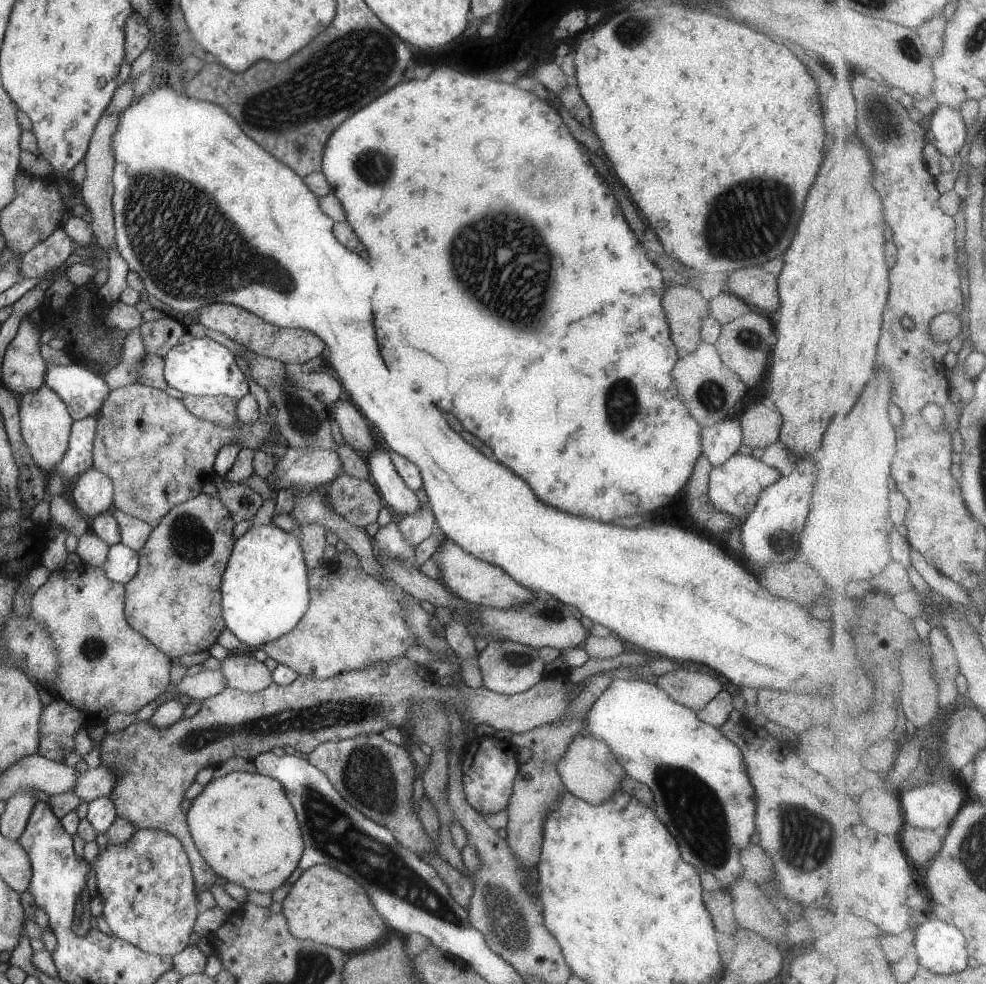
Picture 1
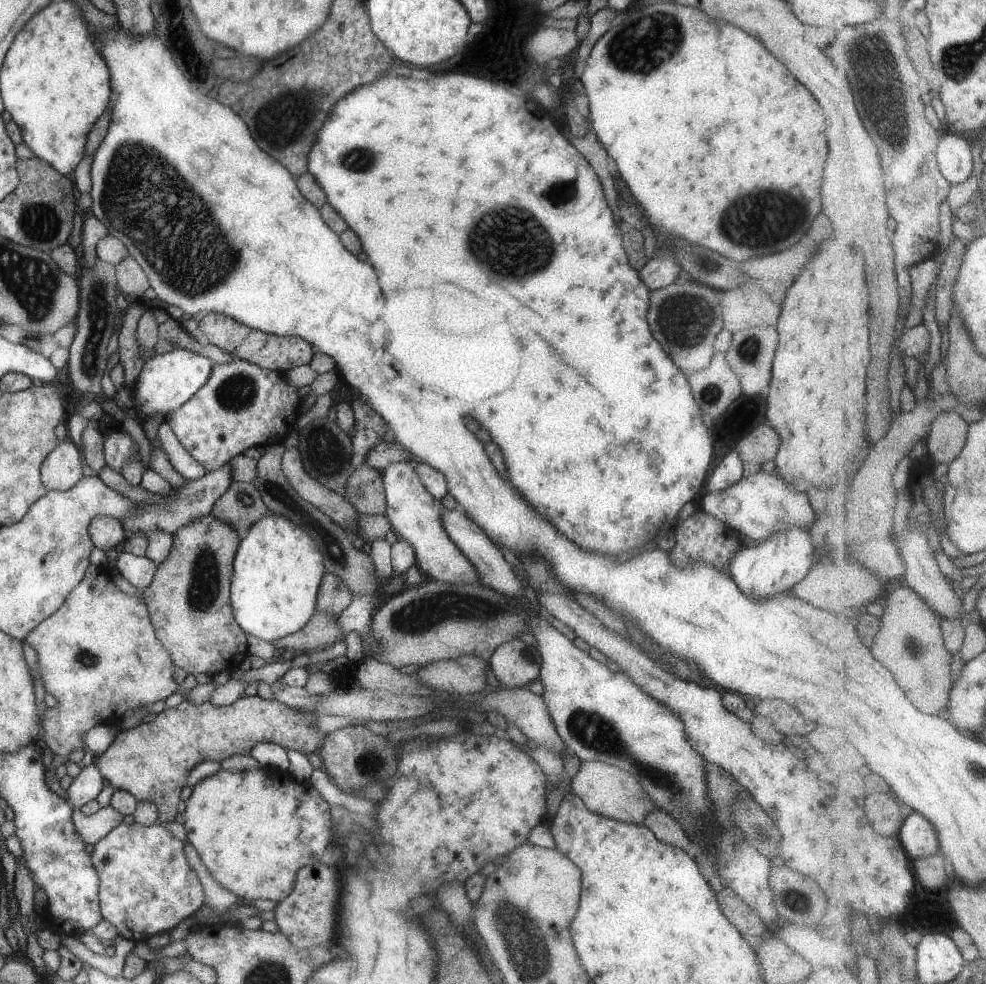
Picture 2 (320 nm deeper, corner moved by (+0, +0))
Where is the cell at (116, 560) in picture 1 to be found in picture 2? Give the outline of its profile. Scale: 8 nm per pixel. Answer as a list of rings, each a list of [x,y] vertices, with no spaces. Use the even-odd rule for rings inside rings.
[[[121,551],[116,558],[116,572],[139,590],[151,582],[155,569],[156,564],[145,556],[135,556]]]

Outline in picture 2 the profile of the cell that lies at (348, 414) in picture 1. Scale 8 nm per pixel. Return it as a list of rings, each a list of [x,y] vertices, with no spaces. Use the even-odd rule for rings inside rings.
[[[399,461],[389,463],[382,471],[382,483],[386,496],[384,515],[391,528],[414,550],[415,566],[425,579],[471,585],[477,583],[478,576],[474,566],[453,544],[441,524],[443,506],[439,499],[433,498],[424,489],[419,476],[413,468],[413,462]]]

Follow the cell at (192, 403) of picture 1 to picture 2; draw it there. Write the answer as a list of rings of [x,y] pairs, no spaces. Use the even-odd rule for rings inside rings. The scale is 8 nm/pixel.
[[[231,359],[223,364],[214,364],[203,386],[179,408],[163,418],[171,427],[180,445],[206,470],[206,473],[219,469],[231,457],[251,446],[266,447],[283,442],[295,428],[300,415],[300,399],[295,388],[281,373],[261,368],[259,365]]]

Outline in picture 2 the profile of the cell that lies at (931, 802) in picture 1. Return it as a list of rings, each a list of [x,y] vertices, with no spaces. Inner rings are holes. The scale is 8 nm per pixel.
[[[917,811],[905,819],[898,838],[911,862],[941,854],[935,825]]]

